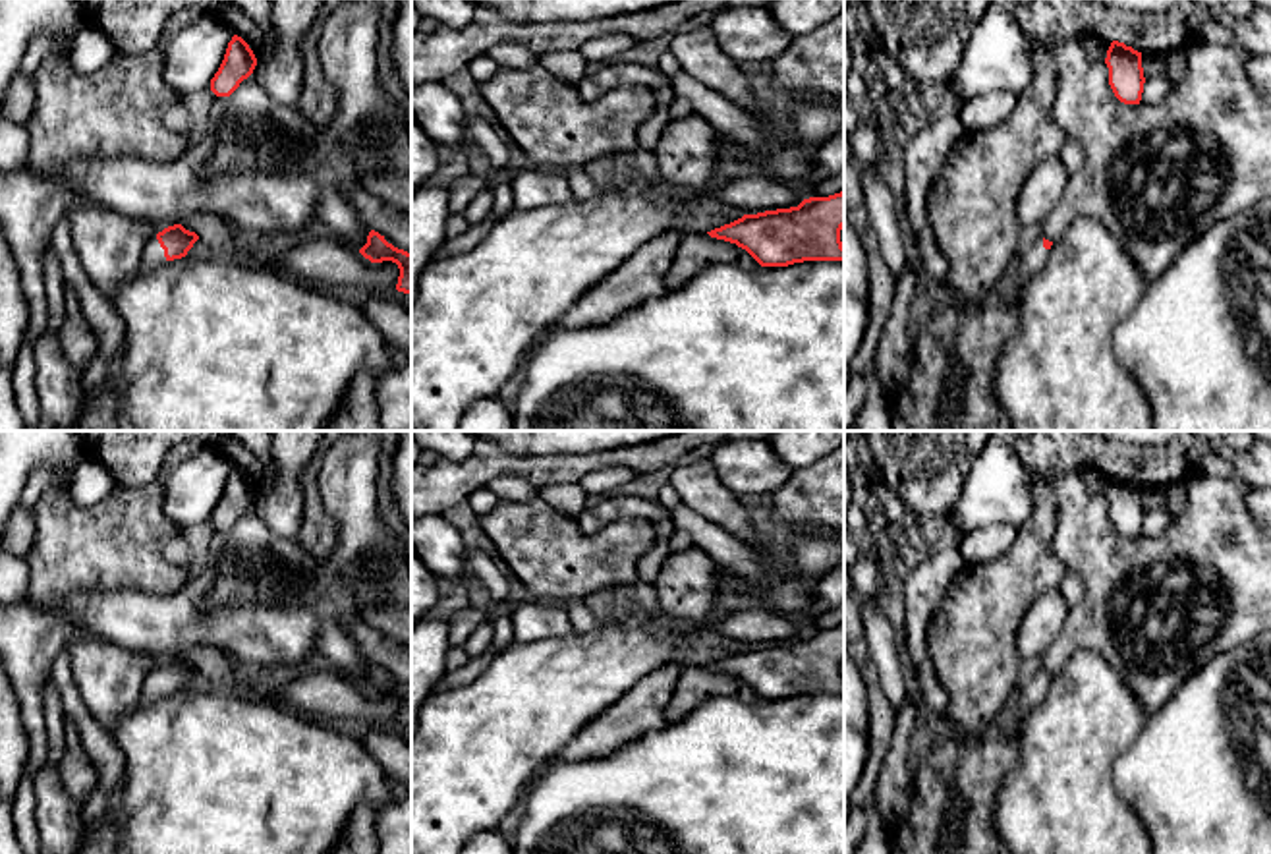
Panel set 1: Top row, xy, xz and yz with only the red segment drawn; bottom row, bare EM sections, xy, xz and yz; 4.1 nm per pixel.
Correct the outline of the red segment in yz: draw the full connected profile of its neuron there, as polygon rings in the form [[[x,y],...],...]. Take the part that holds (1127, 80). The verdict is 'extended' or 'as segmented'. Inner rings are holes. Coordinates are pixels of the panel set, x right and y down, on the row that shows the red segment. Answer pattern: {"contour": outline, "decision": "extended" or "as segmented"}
{"contour": [[[1113,41],[1105,64],[1109,68],[1109,85],[1115,97],[1124,104],[1140,104],[1145,83],[1142,52]]], "decision": "as segmented"}

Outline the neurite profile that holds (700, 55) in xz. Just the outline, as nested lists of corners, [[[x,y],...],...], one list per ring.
[[[701,27],[690,33],[674,33],[668,52],[676,56],[688,75],[744,110],[749,110],[759,118],[769,112],[753,97],[749,73],[720,48],[711,27]]]

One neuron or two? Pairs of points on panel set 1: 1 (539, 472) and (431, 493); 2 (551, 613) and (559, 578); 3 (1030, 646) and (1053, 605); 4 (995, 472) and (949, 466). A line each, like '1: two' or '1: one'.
1: one
2: two
3: one
4: two

